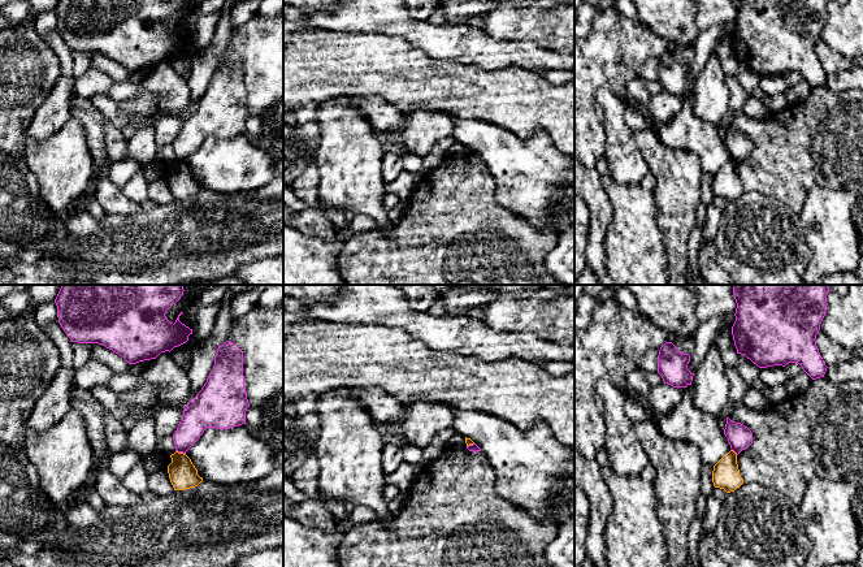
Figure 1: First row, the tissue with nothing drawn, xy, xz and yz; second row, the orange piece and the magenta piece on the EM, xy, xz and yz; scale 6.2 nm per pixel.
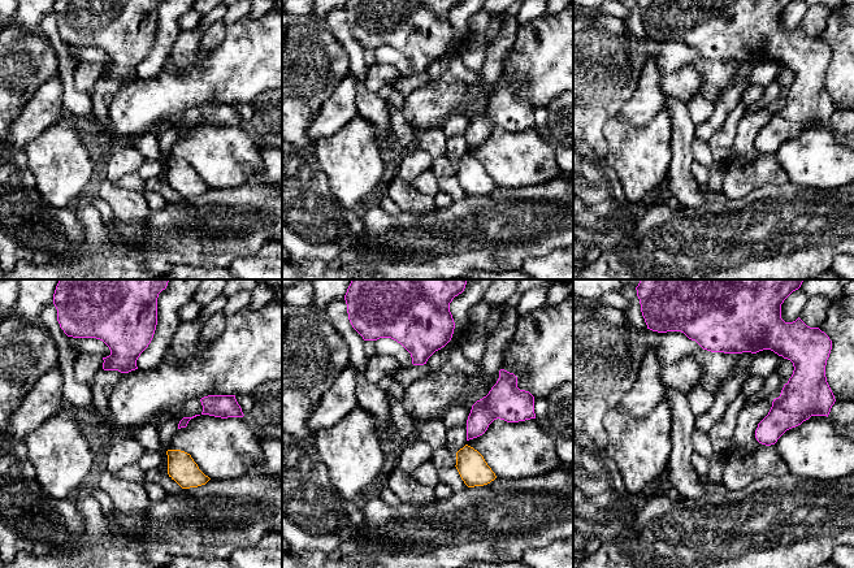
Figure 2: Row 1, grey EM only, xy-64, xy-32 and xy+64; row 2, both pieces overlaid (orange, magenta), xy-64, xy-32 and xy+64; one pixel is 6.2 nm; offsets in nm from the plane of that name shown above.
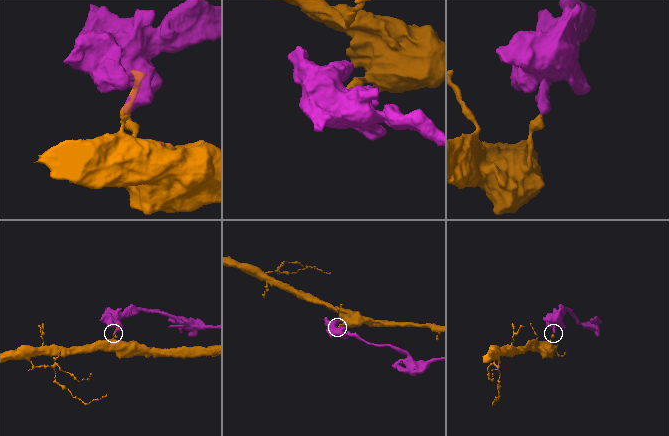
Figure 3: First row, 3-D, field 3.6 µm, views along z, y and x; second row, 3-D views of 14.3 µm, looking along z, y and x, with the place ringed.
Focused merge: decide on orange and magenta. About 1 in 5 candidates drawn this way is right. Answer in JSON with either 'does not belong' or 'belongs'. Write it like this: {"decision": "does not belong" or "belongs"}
{"decision": "does not belong"}

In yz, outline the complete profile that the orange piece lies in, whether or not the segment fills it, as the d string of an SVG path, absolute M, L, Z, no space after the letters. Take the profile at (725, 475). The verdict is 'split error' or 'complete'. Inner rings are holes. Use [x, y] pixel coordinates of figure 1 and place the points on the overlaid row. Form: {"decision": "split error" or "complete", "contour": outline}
{"decision": "complete", "contour": "M733 450L714 466L712 482L715 488L724 489L727 493L734 492L743 484L737 464L737 454Z"}

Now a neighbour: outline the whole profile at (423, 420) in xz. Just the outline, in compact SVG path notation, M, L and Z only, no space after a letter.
M417 402L407 406L399 423L402 442L419 449L428 446L442 429L452 427L454 410L444 404Z

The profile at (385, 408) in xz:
M355 388L352 395L368 410L372 419L380 425L399 425L406 415L407 406L381 388Z

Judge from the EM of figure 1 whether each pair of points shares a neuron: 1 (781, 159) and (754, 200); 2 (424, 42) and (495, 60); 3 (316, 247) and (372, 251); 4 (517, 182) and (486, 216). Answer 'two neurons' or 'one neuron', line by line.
1: two neurons
2: one neuron
3: two neurons
4: two neurons

